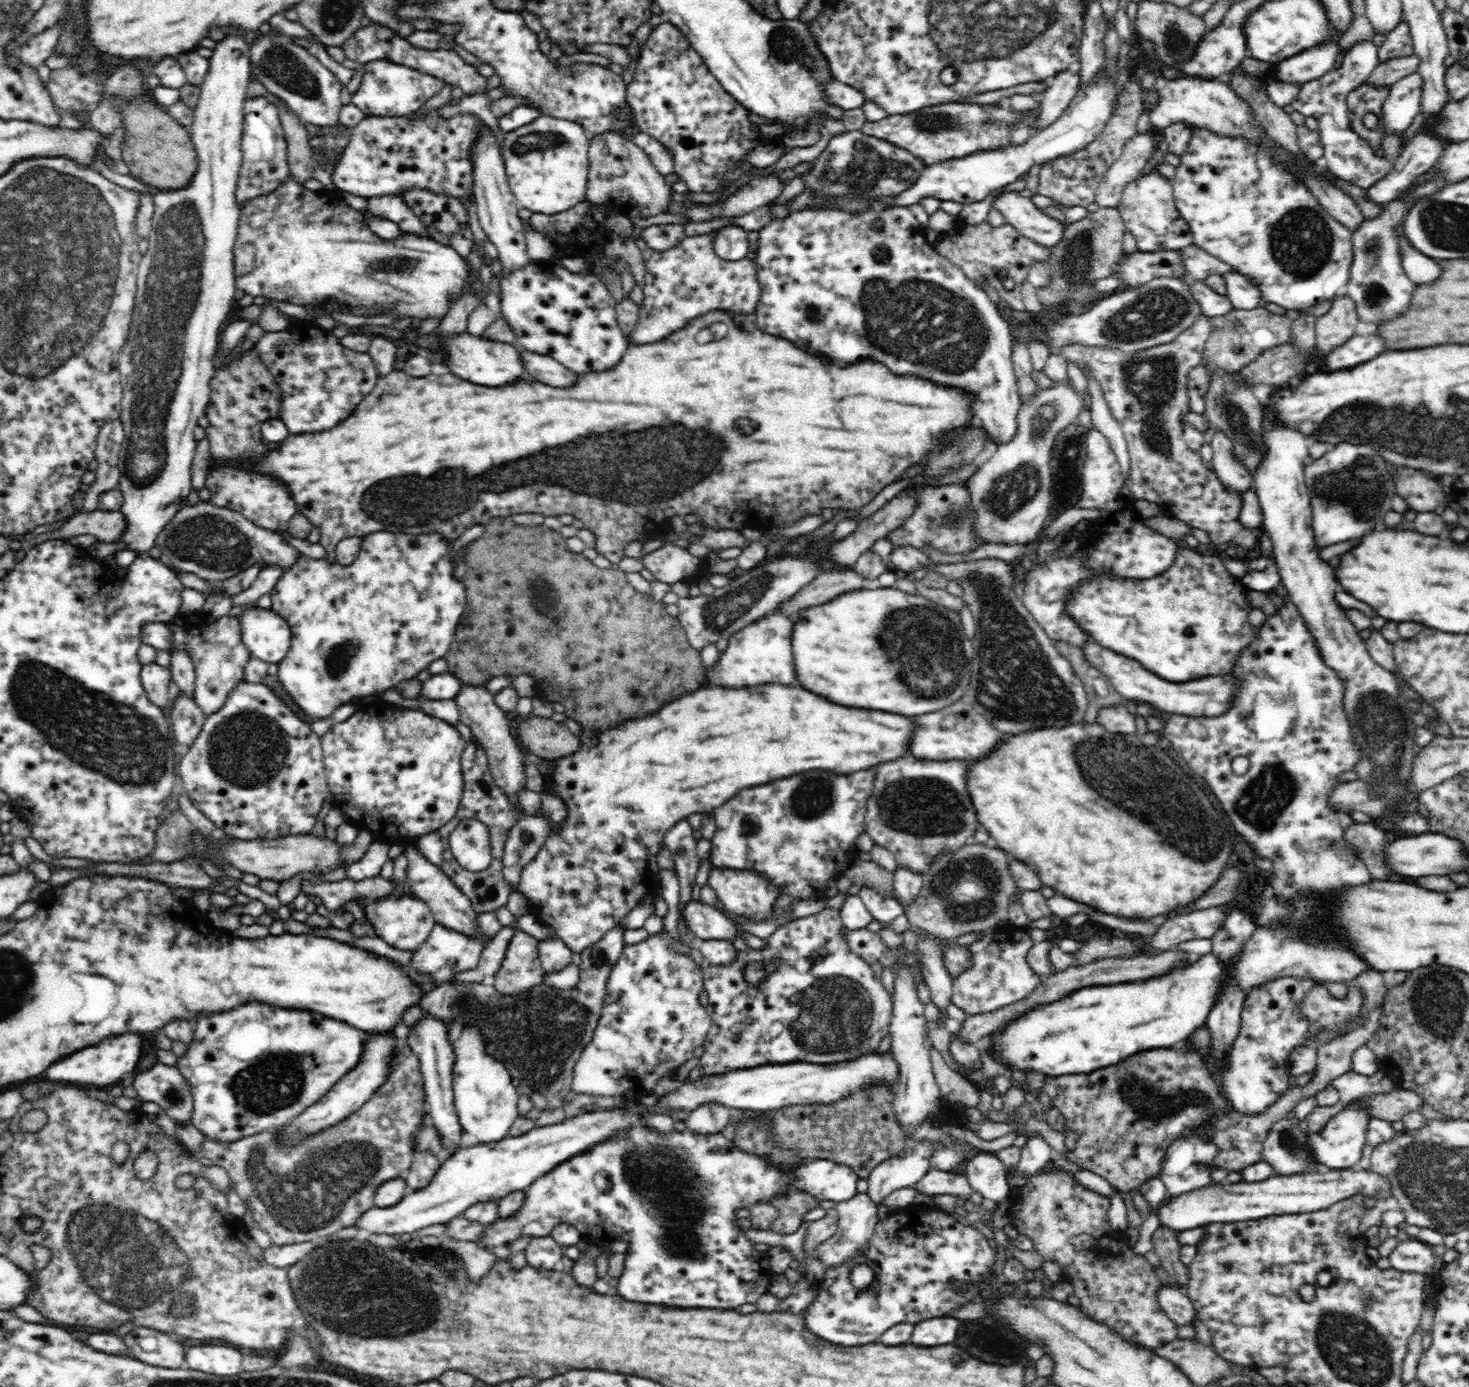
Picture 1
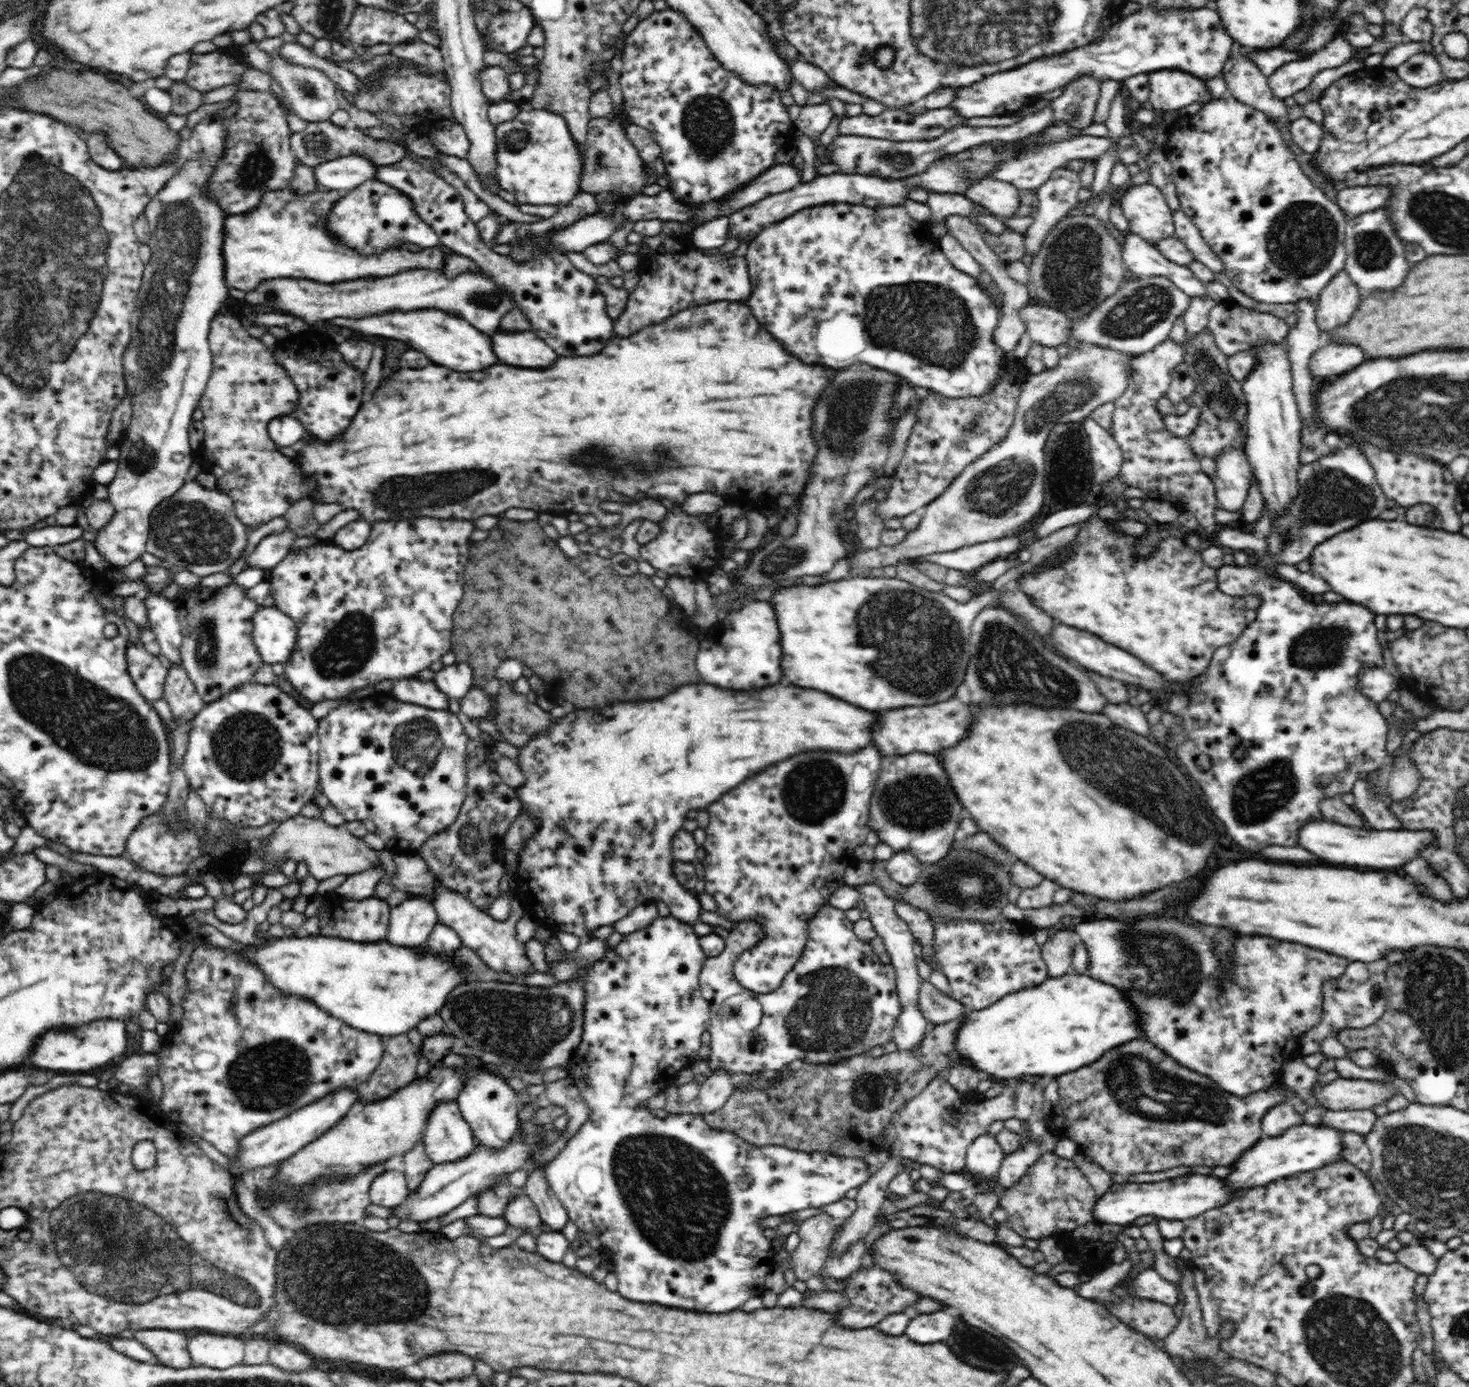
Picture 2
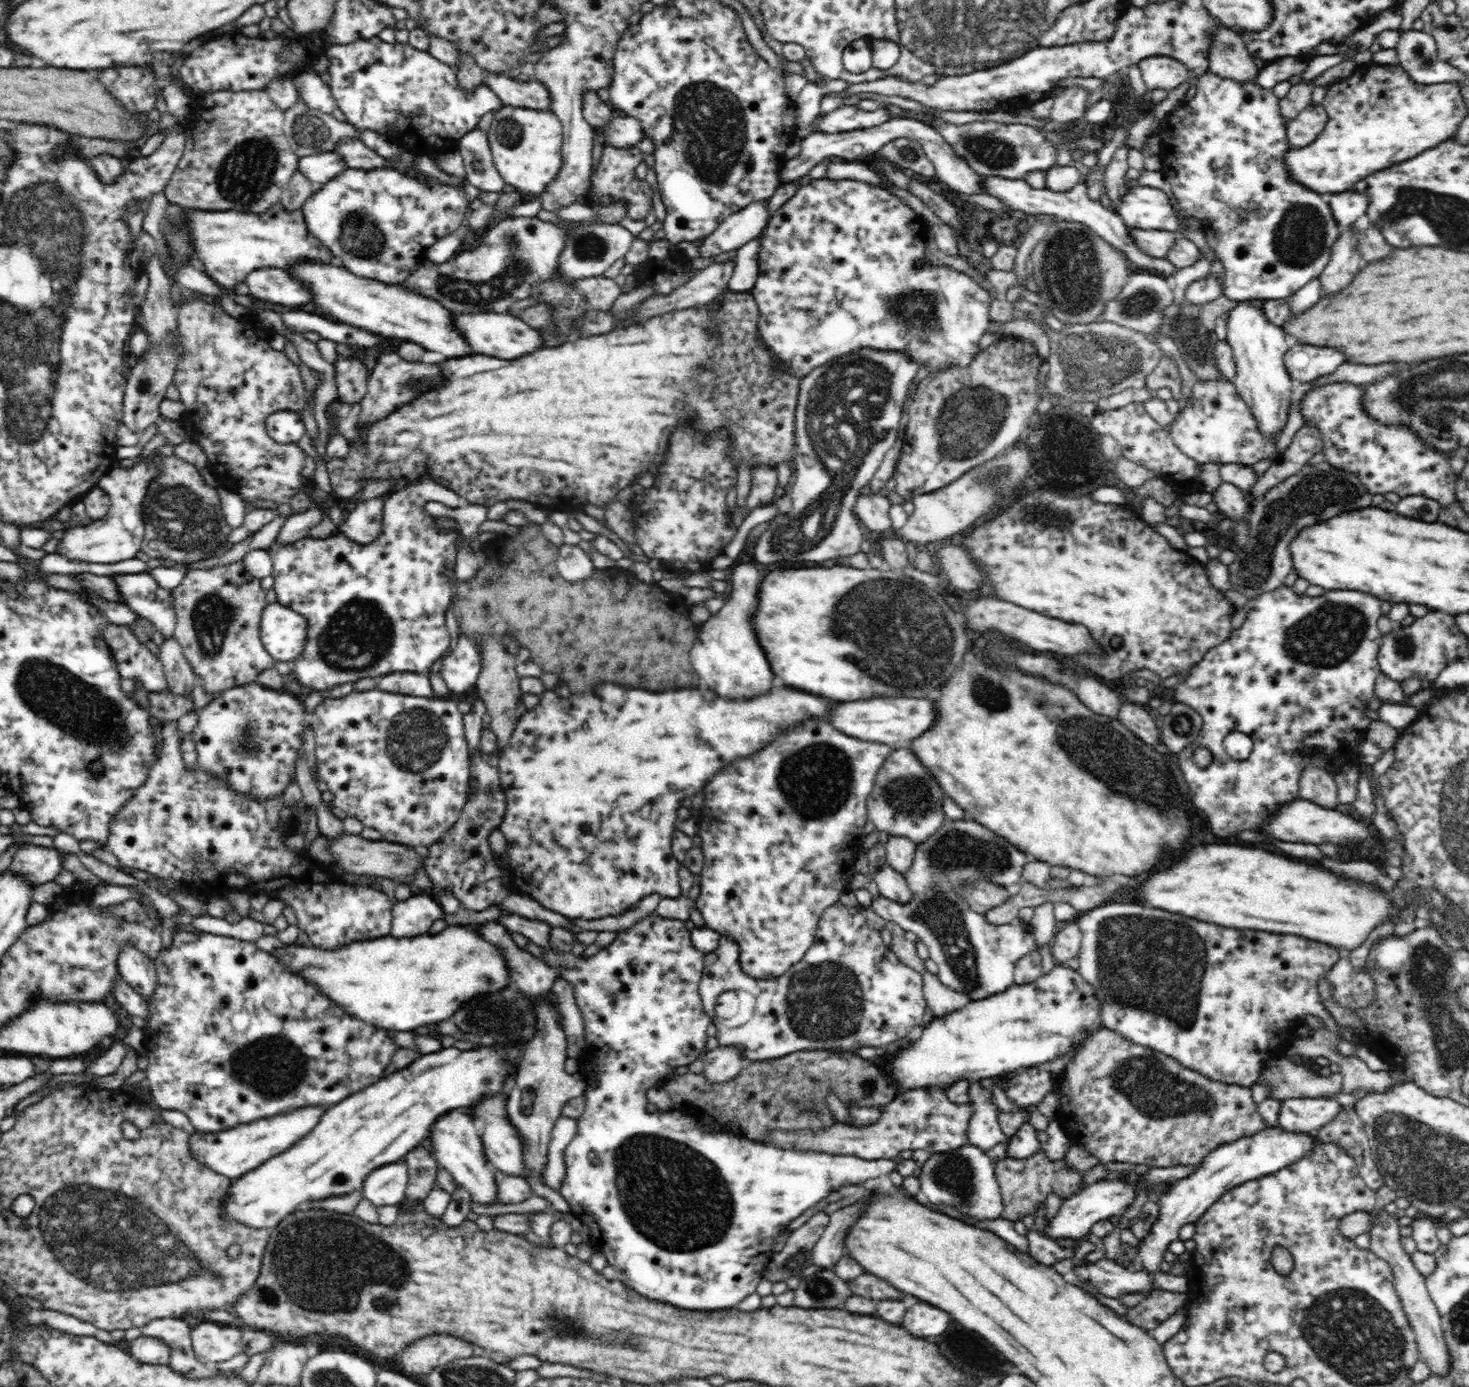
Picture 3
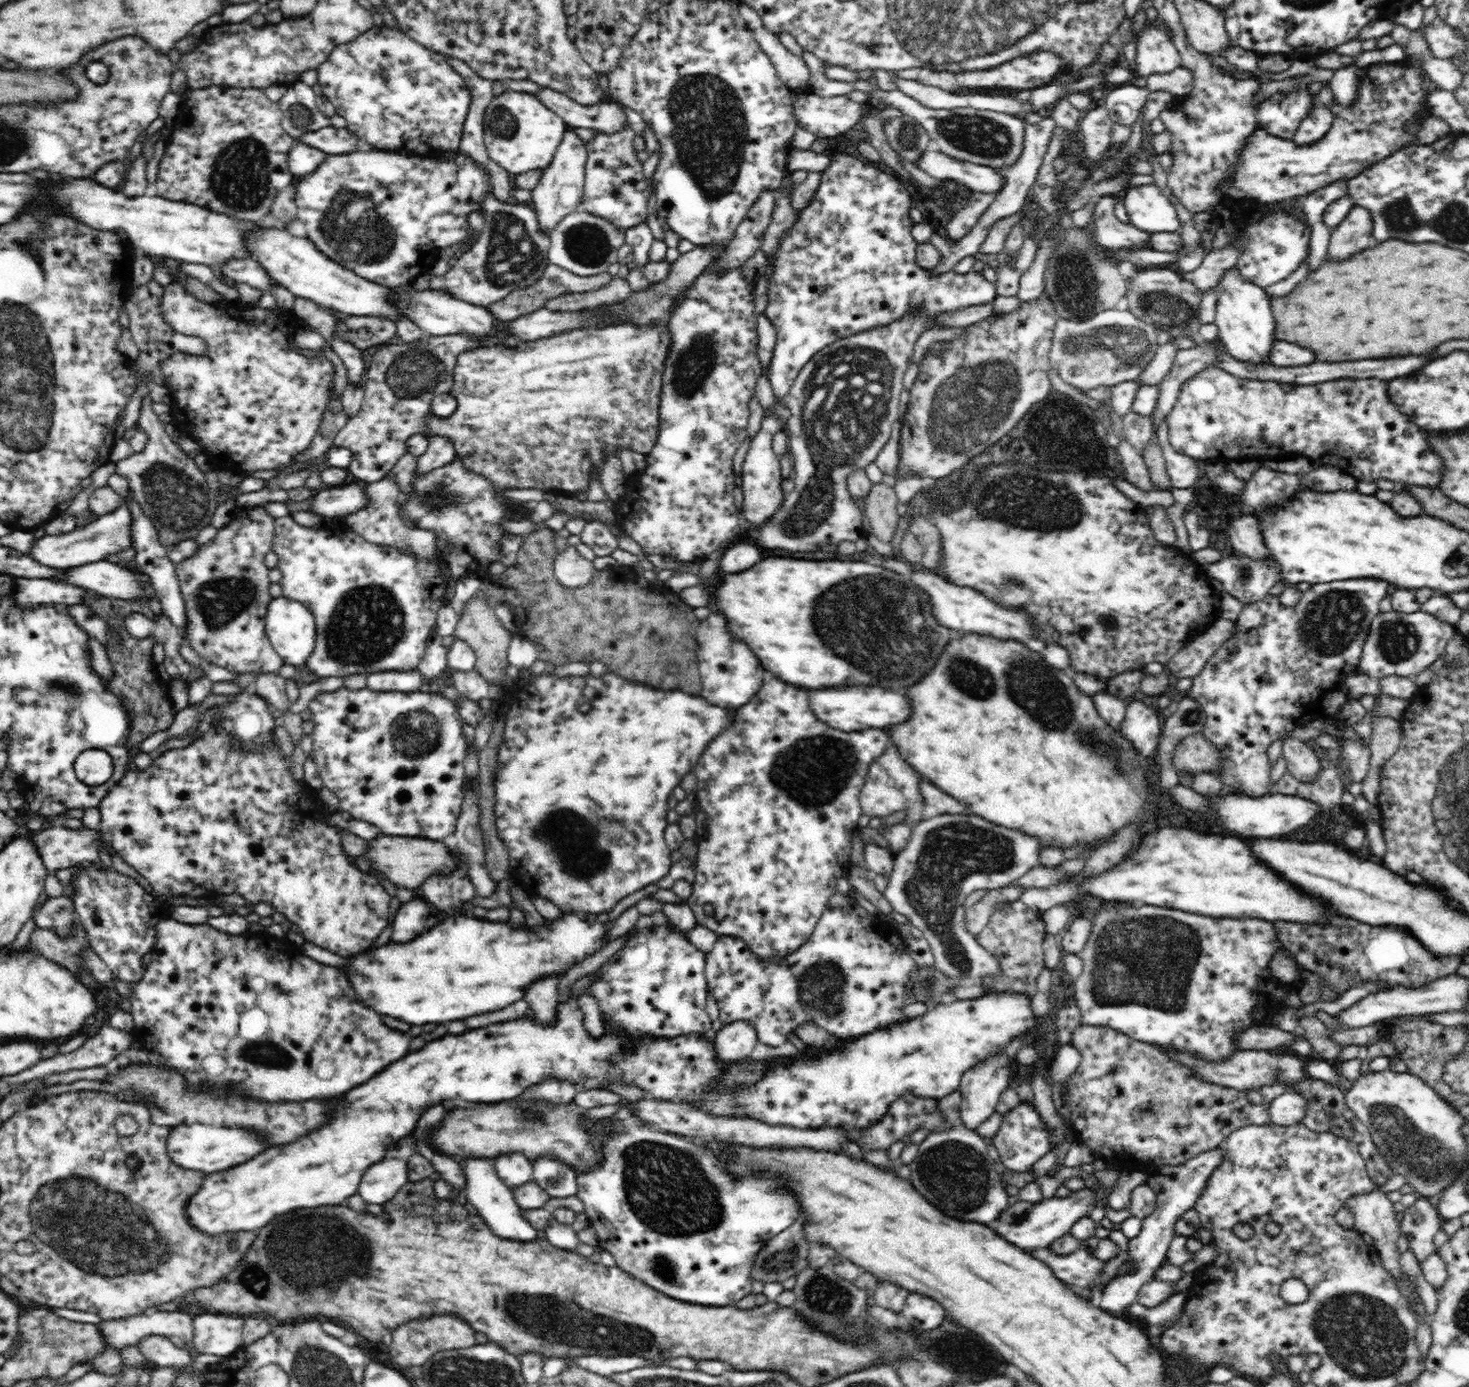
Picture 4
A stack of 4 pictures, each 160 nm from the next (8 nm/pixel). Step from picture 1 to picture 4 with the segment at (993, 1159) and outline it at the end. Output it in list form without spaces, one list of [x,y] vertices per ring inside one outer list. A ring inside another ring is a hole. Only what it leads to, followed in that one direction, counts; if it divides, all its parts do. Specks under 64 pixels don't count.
[[[1002,1052],[988,1056],[986,1060],[978,1062],[976,1066],[972,1066],[970,1070],[966,1070],[960,1078],[959,1091],[962,1095],[960,1105],[960,1116],[966,1129],[977,1132],[978,1126],[982,1122],[986,1122],[996,1111],[996,1104],[1000,1094],[1008,1088],[1008,1078],[1010,1078],[1010,1064],[1008,1057]]]

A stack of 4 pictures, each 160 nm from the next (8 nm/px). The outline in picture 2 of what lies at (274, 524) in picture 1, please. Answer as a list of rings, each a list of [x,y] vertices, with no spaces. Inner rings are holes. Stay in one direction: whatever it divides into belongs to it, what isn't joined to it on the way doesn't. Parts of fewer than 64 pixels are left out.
[[[218,314],[216,319],[210,322],[208,343],[212,351],[212,372],[206,390],[198,402],[203,411],[201,421],[205,430],[199,452],[201,462],[216,477],[215,488],[233,500],[240,522],[247,527],[263,525],[286,514],[294,502],[306,496],[305,488],[302,488],[302,470],[294,464],[294,460],[280,454],[265,428],[272,418],[291,414],[299,401],[298,389],[270,349],[261,343],[260,339],[248,334],[241,319]]]

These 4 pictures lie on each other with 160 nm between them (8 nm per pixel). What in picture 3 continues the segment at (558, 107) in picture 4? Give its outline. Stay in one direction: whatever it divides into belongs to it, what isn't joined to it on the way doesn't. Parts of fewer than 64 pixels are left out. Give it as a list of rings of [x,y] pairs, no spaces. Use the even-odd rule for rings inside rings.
[[[502,72],[485,73],[484,84],[498,95],[504,105],[549,110],[550,93],[539,82],[534,80],[520,81]],[[613,115],[612,120],[600,128],[593,129],[597,136],[601,136],[603,141],[616,148],[632,148],[638,146],[638,142],[645,137],[644,129],[640,125],[640,121],[636,118],[625,115]]]

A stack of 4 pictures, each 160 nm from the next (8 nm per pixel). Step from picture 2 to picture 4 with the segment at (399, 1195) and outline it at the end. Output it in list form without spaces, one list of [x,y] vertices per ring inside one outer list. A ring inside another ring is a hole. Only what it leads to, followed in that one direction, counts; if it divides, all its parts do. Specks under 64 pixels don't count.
[[[386,1158],[366,1170],[358,1194],[370,1204],[384,1204],[395,1198],[400,1188],[409,1181],[408,1177],[406,1162]]]

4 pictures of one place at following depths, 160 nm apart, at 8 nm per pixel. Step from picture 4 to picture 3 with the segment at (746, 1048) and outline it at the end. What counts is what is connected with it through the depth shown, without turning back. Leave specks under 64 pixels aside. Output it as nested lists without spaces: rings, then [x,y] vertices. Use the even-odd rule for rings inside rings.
[[[718,1046],[707,1052],[703,1058],[703,1075],[708,1082],[728,1082],[738,1076],[748,1066],[750,1060],[744,1058],[737,1046]]]

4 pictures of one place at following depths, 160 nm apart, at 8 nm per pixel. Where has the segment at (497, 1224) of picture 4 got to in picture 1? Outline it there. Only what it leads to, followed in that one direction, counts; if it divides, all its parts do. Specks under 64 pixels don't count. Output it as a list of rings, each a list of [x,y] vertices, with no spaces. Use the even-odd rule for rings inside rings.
[[[424,1013],[424,1017],[421,1020],[409,1026],[406,1044],[418,1056],[424,1077],[425,1100],[428,1102],[428,1108],[430,1108],[430,1112],[427,1115],[432,1118],[432,1127],[436,1127],[438,1135],[441,1136],[445,1152],[450,1153],[452,1156],[462,1146],[464,1130],[461,1128],[459,1116],[455,1109],[452,1084],[455,1054],[453,1043],[448,1036],[447,1025],[444,1021]]]

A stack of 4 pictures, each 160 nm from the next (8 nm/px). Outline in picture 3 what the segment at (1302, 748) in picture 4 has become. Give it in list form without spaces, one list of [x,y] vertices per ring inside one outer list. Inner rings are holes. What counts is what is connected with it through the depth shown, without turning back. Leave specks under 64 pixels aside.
[[[1306,766],[1300,774],[1300,797],[1312,801],[1328,810],[1338,808],[1338,792],[1332,773],[1317,766]]]

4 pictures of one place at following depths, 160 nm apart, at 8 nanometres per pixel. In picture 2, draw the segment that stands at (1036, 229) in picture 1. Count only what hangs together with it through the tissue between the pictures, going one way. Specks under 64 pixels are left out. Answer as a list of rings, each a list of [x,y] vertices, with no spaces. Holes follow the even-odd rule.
[[[981,179],[964,194],[970,201],[988,209],[1000,219],[1016,218],[1016,211],[1021,206],[1020,192],[1012,184],[1002,180]]]

